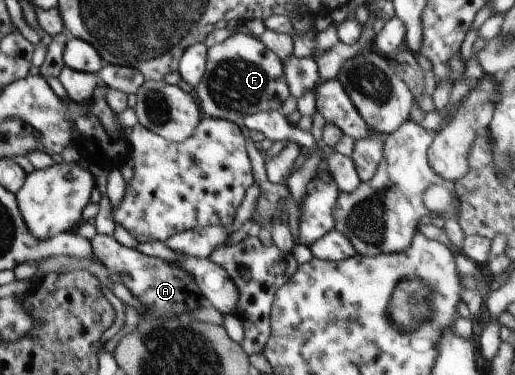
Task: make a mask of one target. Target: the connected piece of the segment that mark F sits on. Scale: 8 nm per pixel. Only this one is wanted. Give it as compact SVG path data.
M244 28L207 50L206 71L195 89L203 116L229 120L239 127L245 126L245 116L278 111L291 95L281 58Z

